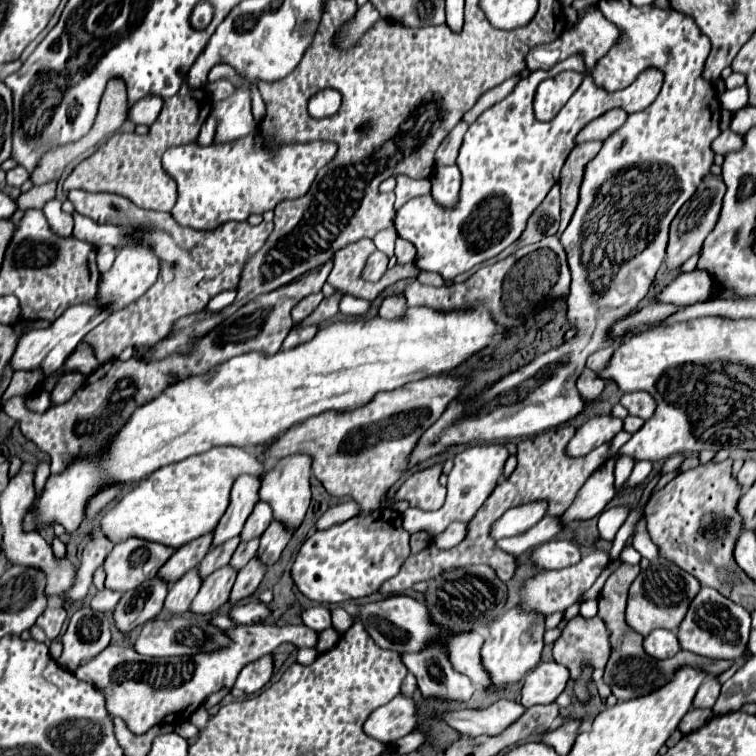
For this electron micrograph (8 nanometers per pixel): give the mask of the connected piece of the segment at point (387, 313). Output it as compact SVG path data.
M391 295L381 303L379 315L383 319L399 319L401 315L405 315L405 309L407 309L405 297L403 295Z

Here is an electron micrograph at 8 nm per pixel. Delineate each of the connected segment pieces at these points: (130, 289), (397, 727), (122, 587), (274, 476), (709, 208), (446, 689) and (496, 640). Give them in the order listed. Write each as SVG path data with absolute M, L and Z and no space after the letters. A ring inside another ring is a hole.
M123 247L123 249L119 249L113 267L107 273L103 273L99 279L99 293L95 297L97 307L111 311L111 313L119 311L121 307L127 307L129 303L133 303L141 295L145 295L151 285L155 285L157 275L159 275L159 261L149 249L145 249L145 247Z
M397 695L387 705L375 709L363 729L369 737L379 739L381 743L393 743L401 739L403 735L411 733L415 729L415 705L409 697Z
M137 537L117 543L103 563L107 573L105 587L113 591L131 591L139 587L143 581L153 579L175 551L175 547Z
M291 455L291 457L279 459L279 463L261 481L259 499L267 501L271 505L273 519L283 523L289 531L297 531L297 527L303 523L305 513L309 509L309 501L311 501L309 477L311 477L309 457L307 455Z
M707 175L701 183L701 187L695 191L693 199L689 199L679 213L675 215L675 219L671 221L671 231L669 231L669 245L667 245L667 257L665 257L665 265L667 271L679 269L691 255L699 253L707 233L715 227L719 211L721 211L721 201L725 195L725 183L721 177L715 175Z
M429 647L419 655L403 655L407 669L417 677L419 691L425 699L453 699L467 703L475 691L469 677L453 671L441 647Z
M511 607L499 621L495 621L489 627L489 635L481 647L483 669L489 673L489 679L491 679L491 685L485 691L497 693L511 683L521 681L523 675L527 675L541 659L543 633L545 633L543 615L521 613L517 607Z

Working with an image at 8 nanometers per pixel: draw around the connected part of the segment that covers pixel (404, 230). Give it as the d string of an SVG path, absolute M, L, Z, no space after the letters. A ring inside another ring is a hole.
M571 55L569 59L557 63L553 69L549 71L533 71L529 77L521 79L515 89L499 103L495 103L493 107L489 107L487 111L483 111L477 121L473 125L469 125L469 131L465 133L459 157L457 157L457 165L461 169L463 175L463 185L461 185L461 199L457 203L457 207L453 209L445 209L439 207L431 195L423 195L423 197L415 197L409 203L405 203L395 217L395 229L403 239L409 239L415 247L417 247L417 267L421 271L437 271L441 273L445 279L455 279L459 273L469 271L471 267L499 255L505 247L509 247L513 241L519 239L519 235L525 229L525 223L529 219L529 215L535 211L535 207L545 199L545 195L549 193L549 189L559 181L559 171L567 159L567 155L573 149L573 137L595 117L603 115L605 111L613 109L613 107L621 107L627 113L637 113L643 111L645 107L649 107L655 97L661 91L661 83L663 83L663 73L657 67L647 67L645 71L639 73L639 77L625 87L623 91L605 91L601 87L597 87L593 83L591 77L587 77L587 65L583 61L581 55ZM561 71L579 71L583 73L583 81L579 85L579 89L571 95L571 99L567 101L567 105L547 123L537 121L533 115L533 95L537 85L547 79L553 77Z

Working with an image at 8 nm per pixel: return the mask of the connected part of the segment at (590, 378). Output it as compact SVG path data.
M585 369L577 379L577 391L585 403L593 403L601 397L605 389L605 381L599 379L599 375L593 375L593 371Z

